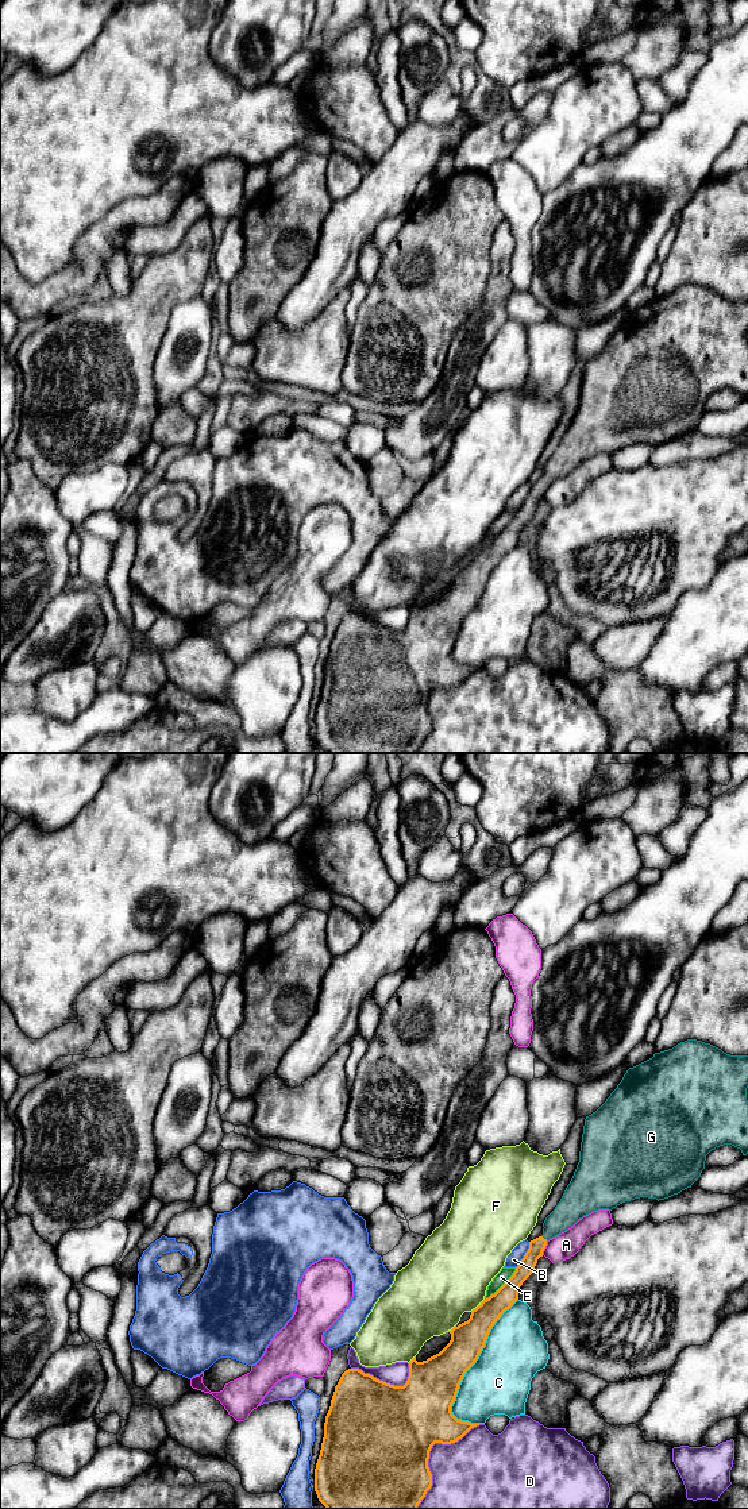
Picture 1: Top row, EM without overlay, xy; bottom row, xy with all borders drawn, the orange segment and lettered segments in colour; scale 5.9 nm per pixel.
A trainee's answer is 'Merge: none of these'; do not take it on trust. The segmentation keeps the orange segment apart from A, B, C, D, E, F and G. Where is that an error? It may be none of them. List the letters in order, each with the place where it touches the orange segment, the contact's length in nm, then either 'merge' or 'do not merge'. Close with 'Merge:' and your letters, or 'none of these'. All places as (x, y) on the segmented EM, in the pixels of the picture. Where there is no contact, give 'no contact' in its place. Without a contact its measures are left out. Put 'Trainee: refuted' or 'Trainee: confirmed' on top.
Trainee: refuted
A: meets orange in xy at (544, 1247); contact 90 nm long; do not merge
B: meets orange in xy at (524, 1255); contact 180 nm long; do not merge
C: meets orange in xy at (477, 1358); contact 800 nm long; do not merge
D: meets orange in xy at (428, 1454); contact 650 nm long; do not merge
E: meets orange in xy at (502, 1285); contact 280 nm long; do not merge
F: meets orange in xy at (478, 1305); contact 120 nm long; do not merge
G: meets orange in xy at (543, 1238); contact 50 nm long; merge
Merge: G

